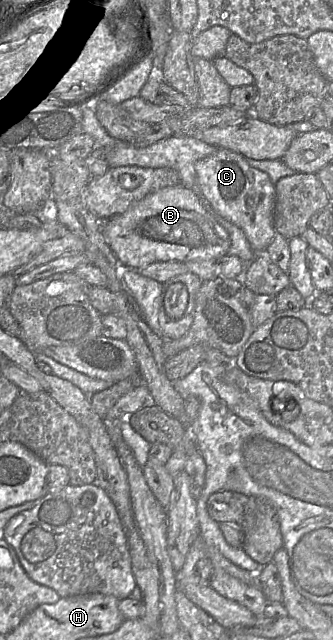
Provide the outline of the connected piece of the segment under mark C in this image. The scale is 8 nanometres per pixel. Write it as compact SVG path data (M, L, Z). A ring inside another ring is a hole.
M218 148L213 154L198 160L195 171L200 194L221 217L238 226L245 234L252 250L256 254L266 252L276 232L274 228L275 186L264 171L251 167L244 156Z

